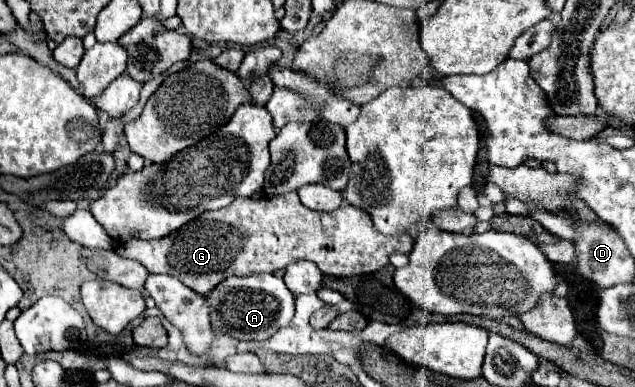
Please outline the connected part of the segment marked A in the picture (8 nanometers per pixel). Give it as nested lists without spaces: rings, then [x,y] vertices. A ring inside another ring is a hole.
[[[251,274],[243,278],[231,276],[229,280],[223,280],[207,298],[213,328],[217,328],[217,332],[229,332],[229,336],[239,340],[267,340],[295,316],[295,298],[283,278],[277,278],[275,274]]]

